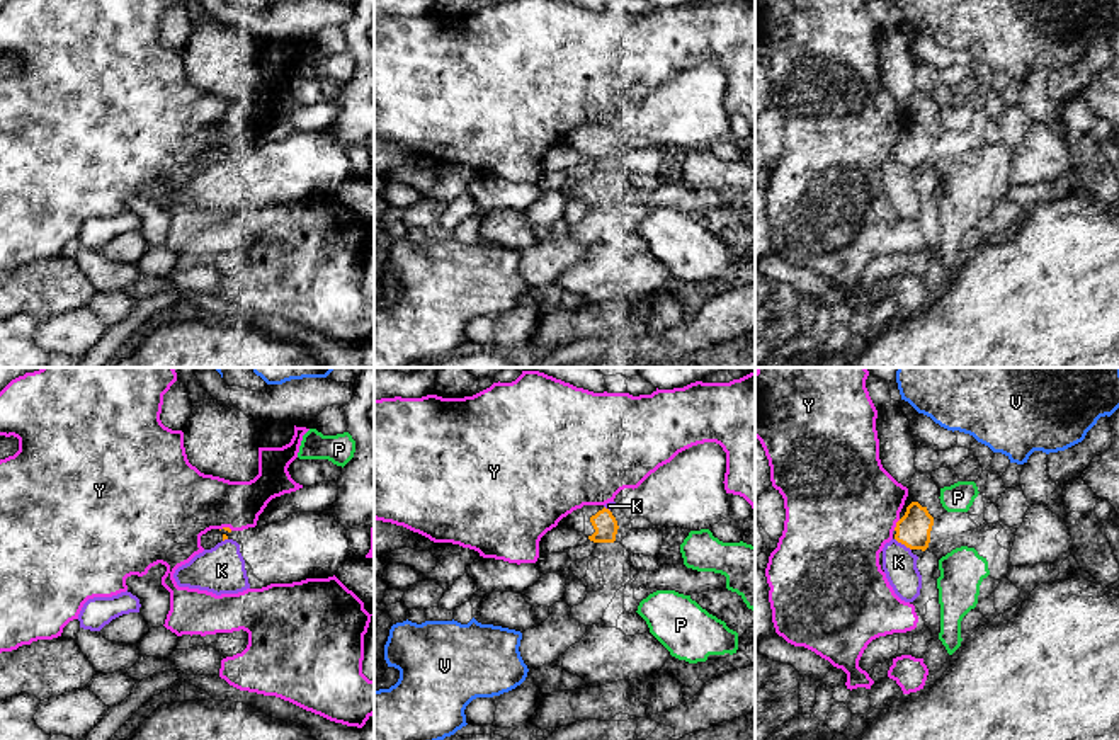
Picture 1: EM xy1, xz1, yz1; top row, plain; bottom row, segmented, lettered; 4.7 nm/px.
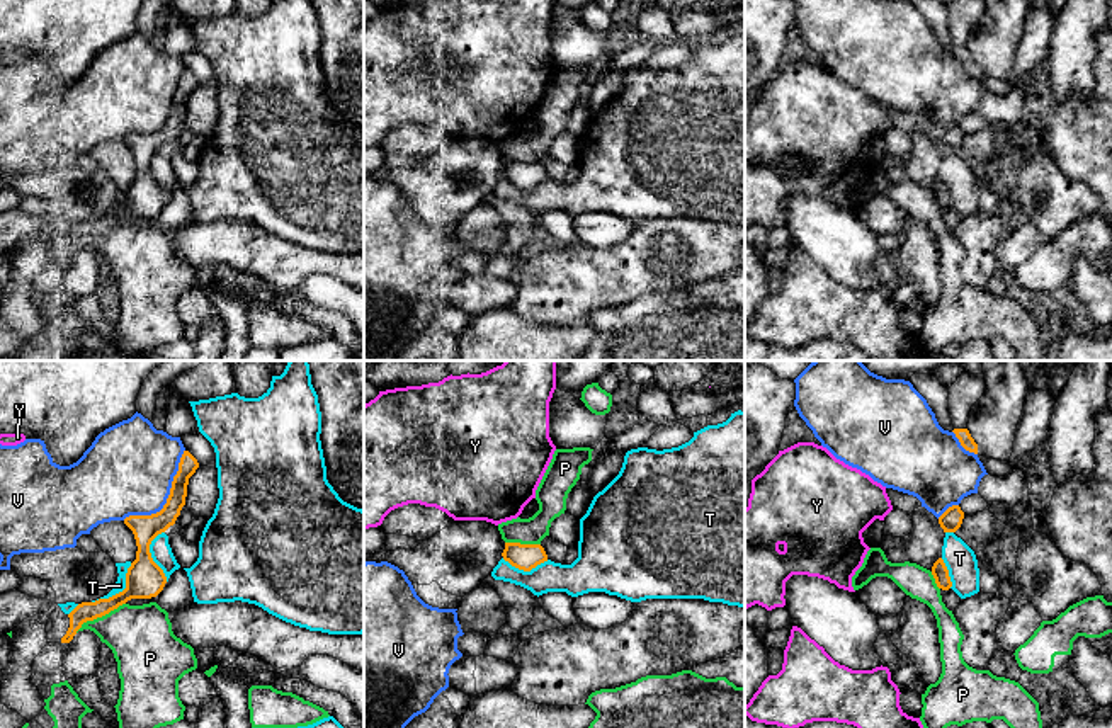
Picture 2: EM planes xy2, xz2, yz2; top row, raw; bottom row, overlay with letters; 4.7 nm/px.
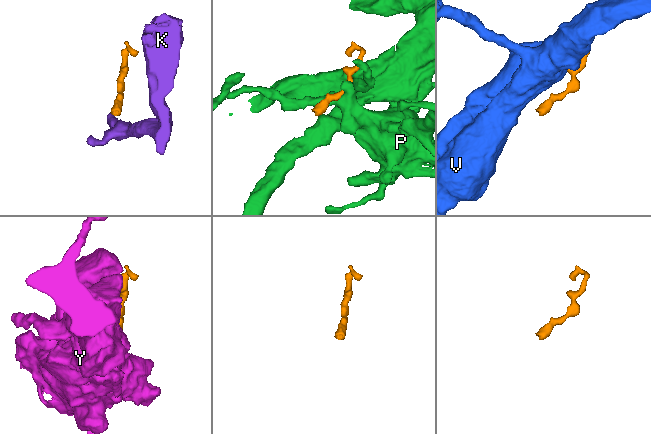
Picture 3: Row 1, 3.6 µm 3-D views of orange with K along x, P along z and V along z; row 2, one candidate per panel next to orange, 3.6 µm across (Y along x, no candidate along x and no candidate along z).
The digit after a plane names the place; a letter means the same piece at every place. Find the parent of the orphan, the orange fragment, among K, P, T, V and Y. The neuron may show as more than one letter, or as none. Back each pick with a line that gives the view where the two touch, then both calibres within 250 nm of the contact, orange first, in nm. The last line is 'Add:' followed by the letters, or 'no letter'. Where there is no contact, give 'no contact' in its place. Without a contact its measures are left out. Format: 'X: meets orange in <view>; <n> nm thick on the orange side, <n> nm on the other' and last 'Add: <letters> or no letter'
Y: meets orange in yz1; 160 nm thick on the orange side, 500 nm on the other
Add: Y

